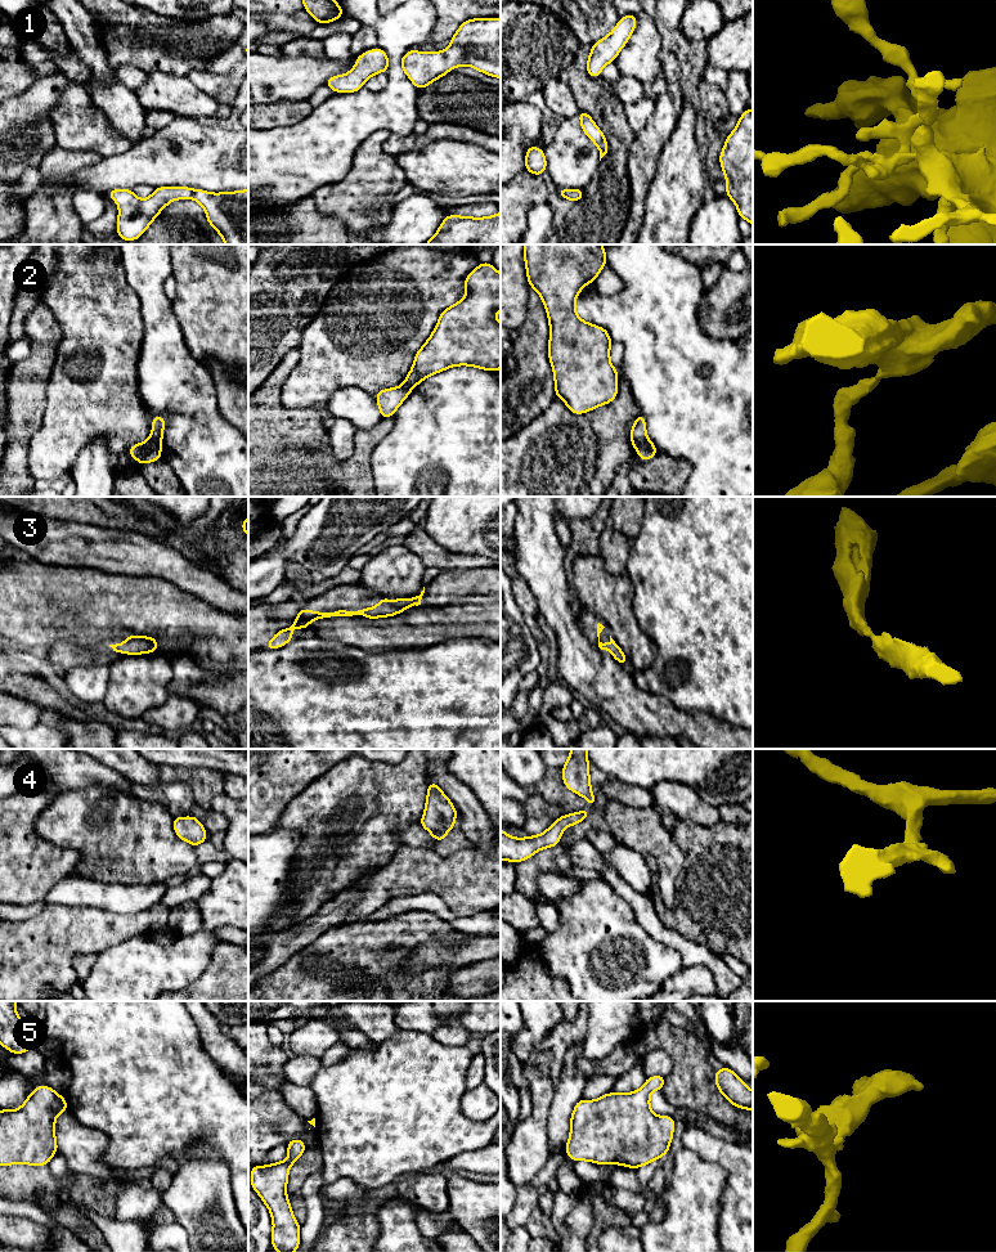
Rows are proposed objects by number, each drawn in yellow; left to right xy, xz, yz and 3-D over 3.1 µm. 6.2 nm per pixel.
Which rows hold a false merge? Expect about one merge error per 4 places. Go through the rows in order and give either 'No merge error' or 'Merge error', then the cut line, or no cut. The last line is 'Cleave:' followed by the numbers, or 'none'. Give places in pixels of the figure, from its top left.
1: No merge error. No split
2: Merge error. Split along yz (646, 436), (637, 451)
3: No merge error. No split
4: No merge error. No split
5: No merge error. No split
Cleave: 2

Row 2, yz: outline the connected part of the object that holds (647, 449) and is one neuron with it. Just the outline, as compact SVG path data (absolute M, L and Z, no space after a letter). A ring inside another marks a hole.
M646 437L646 440L640 446L637 453L638 453L640 458L641 458L641 461L647 461L647 459L651 459L652 457L655 457L658 454L658 449L652 444L652 441L649 437Z

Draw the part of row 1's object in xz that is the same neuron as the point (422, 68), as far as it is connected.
M501 18L467 19L459 26L444 51L423 53L410 49L400 60L400 67L417 89L425 89L458 66L470 66L501 78Z

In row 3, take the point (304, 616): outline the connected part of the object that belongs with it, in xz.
M425 587L420 596L416 596L412 598L396 598L395 601L390 601L389 598L380 598L378 605L376 607L365 607L358 611L338 610L338 611L315 612L313 610L301 609L297 612L296 620L288 628L277 632L275 636L265 645L265 647L269 650L274 650L274 649L284 646L286 643L293 640L293 636L291 632L293 628L306 629L310 621L318 620L318 619L344 618L344 616L353 616L353 615L362 615L368 619L394 616L412 607L413 603L416 606L421 605L423 593L425 593Z

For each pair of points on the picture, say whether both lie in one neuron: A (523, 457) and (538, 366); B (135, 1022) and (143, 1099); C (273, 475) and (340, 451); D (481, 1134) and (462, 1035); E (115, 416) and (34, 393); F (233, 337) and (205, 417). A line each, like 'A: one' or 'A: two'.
A: two
B: one
C: two
D: two
E: two
F: two

